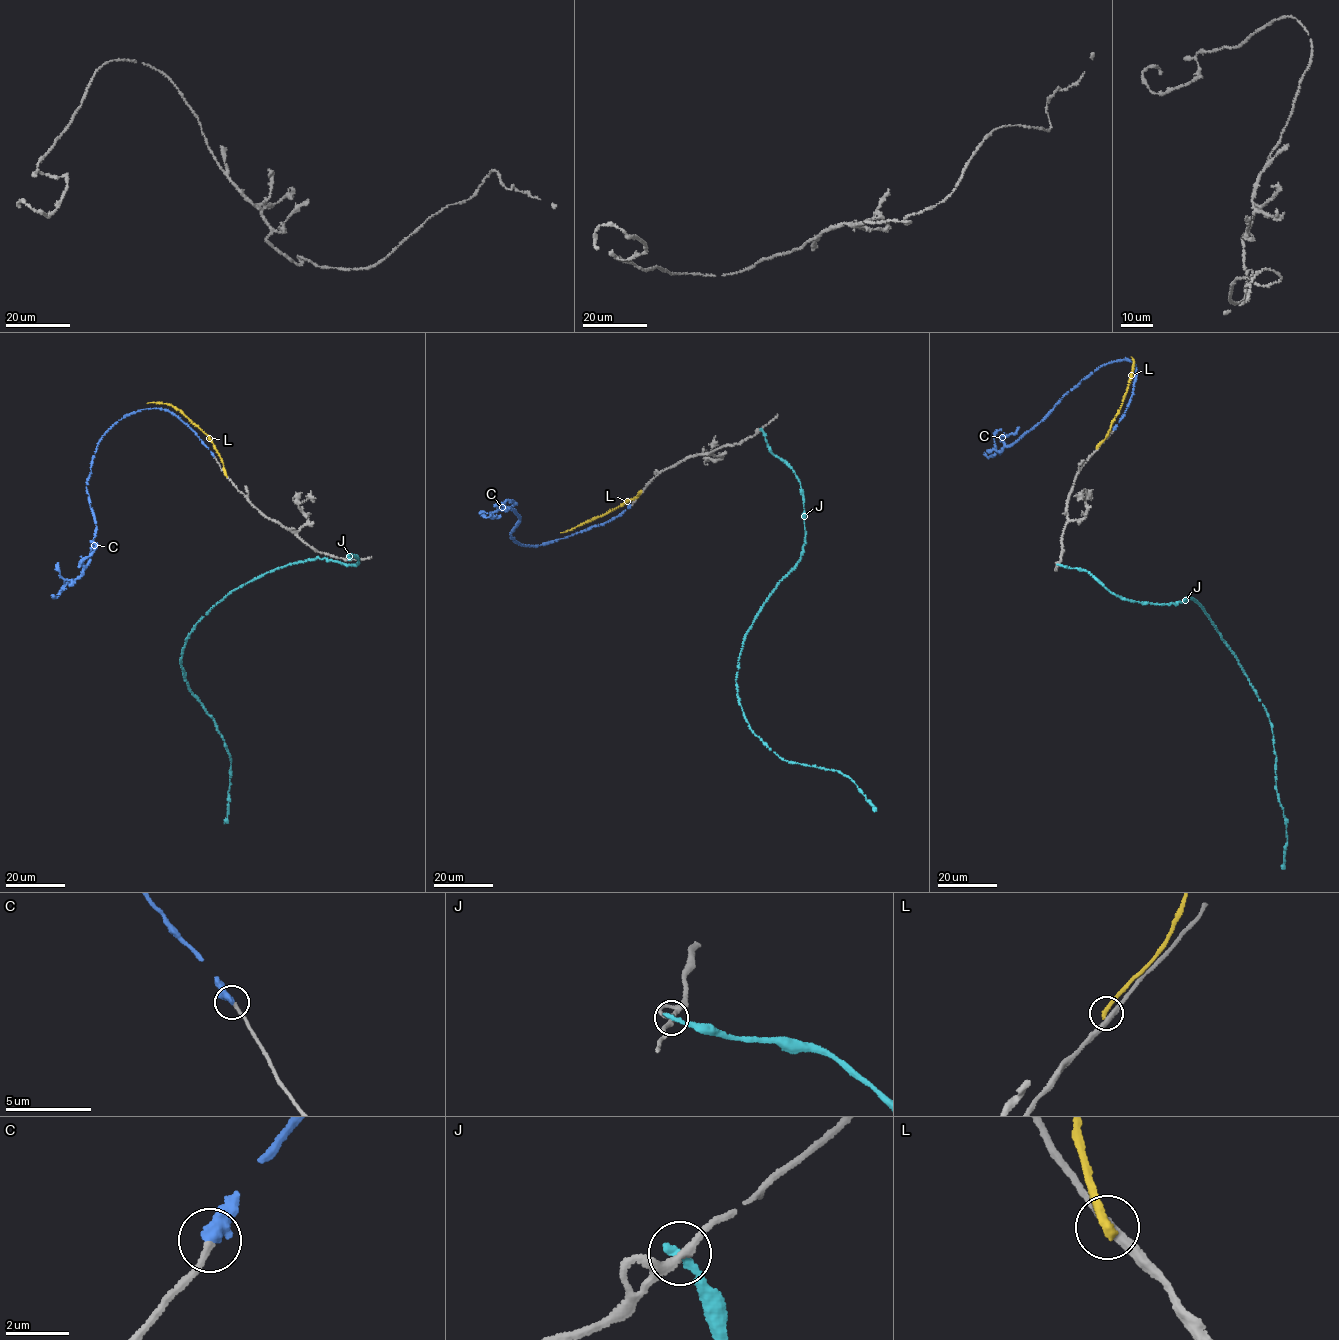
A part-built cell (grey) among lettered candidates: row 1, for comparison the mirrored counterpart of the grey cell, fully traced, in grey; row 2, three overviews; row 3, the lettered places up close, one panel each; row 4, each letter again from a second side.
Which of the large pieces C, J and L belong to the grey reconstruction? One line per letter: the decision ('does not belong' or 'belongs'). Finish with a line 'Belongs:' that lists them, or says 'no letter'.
C: belongs
J: does not belong
L: does not belong
Belongs: C

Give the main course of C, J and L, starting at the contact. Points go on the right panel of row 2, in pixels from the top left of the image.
C: (1114, 428), (1135, 381), (1135, 365), (1126, 358), (1093, 372), (1018, 441), (994, 447), (988, 457), (984, 452)
J: (1058, 564), (1080, 568), (1128, 600), (1174, 603), (1188, 597), (1203, 609), (1270, 722), (1286, 825), (1283, 868)
L: (1097, 448), (1118, 412), (1133, 370), (1132, 357)

